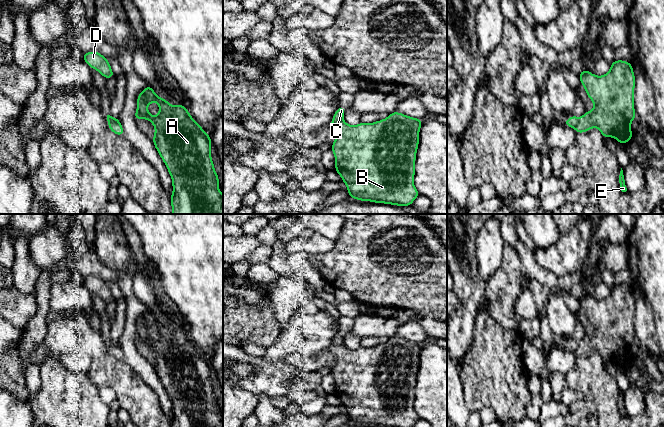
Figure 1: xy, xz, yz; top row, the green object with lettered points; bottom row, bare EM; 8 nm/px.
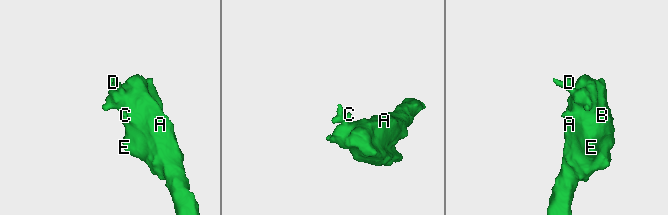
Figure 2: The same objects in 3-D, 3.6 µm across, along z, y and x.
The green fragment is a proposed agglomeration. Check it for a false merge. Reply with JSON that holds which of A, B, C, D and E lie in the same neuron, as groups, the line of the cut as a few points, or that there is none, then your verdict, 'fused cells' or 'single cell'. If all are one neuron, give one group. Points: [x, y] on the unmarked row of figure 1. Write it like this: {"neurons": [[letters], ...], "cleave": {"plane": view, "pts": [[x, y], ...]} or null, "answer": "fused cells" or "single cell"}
{"neurons": [["A", "B", "D", "E"], ["C"]], "cleave": {"plane": "xz", "pts": [[342, 342], [332, 345]]}, "answer": "fused cells"}

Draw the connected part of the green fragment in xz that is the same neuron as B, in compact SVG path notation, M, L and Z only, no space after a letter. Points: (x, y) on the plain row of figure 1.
M392 336L386 343L373 347L348 349L343 343L332 345L330 351L335 357L335 365L331 375L335 381L335 395L341 400L341 404L347 411L351 423L370 425L373 427L413 427L420 419L415 412L416 377L419 370L419 357L422 343L413 342L400 336Z

